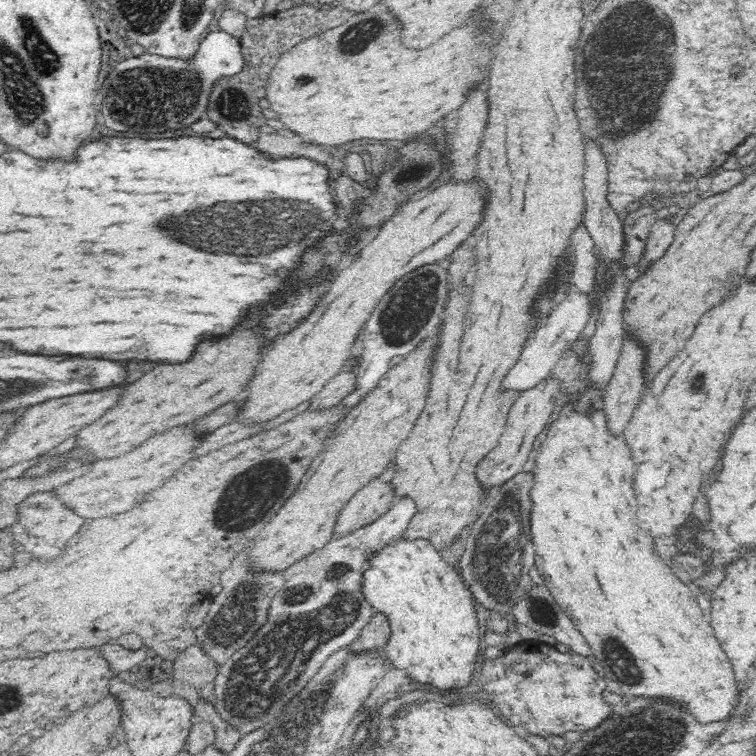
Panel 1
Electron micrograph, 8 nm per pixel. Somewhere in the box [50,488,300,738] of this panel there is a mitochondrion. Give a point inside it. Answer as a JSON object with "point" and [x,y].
{"point":[236,619]}

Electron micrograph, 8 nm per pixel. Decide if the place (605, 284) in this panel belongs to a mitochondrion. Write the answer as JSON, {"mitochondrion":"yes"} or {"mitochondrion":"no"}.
{"mitochondrion":"no"}

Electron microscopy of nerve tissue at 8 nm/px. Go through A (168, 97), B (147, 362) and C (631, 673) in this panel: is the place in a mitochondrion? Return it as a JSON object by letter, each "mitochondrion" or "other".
{"A":"mitochondrion","B":"other","C":"mitochondrion"}

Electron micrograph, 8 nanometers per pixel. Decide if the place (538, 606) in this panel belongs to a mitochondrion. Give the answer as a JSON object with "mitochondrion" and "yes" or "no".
{"mitochondrion":"yes"}

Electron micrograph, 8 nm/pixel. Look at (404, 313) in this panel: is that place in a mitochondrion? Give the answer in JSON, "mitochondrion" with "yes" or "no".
{"mitochondrion":"yes"}

